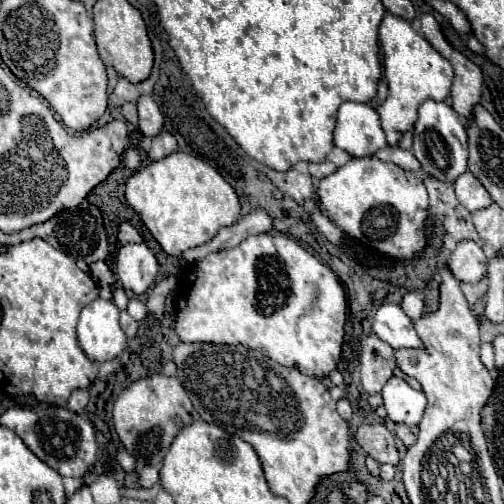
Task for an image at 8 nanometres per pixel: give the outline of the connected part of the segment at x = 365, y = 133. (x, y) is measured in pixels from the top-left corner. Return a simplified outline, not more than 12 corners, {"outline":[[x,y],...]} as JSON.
{"outline":[[346,101],[334,145],[362,159],[386,147],[376,109]]}

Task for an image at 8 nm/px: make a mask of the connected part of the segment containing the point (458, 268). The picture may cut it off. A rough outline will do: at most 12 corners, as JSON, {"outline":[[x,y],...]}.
{"outline":[[460,241],[448,257],[458,281],[478,283],[486,255],[474,241]]}

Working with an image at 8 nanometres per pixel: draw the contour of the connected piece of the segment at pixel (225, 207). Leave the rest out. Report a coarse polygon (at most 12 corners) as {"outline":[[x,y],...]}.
{"outline":[[182,151],[126,199],[168,255],[240,215],[220,173]]}

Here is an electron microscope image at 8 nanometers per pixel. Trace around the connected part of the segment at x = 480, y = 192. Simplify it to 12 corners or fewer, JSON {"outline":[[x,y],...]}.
{"outline":[[470,173],[456,183],[456,197],[468,211],[492,203],[488,191]]}

